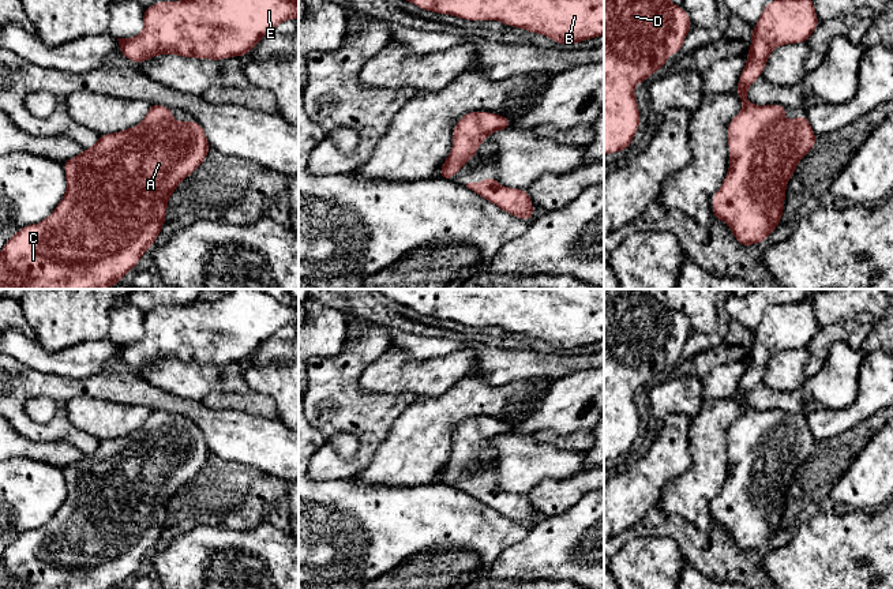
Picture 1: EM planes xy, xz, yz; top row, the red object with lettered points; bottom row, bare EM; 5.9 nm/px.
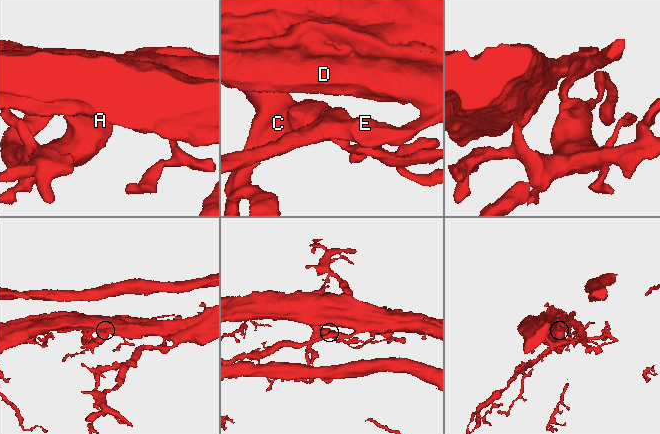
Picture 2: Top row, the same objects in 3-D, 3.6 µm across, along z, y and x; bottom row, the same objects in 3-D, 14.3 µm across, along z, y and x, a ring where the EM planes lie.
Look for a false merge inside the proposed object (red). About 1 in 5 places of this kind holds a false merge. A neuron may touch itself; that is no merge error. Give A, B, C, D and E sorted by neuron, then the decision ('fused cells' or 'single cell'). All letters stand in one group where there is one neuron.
A B C D E | single cell

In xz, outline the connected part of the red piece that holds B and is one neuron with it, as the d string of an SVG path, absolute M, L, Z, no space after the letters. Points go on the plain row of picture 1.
M379 289L390 300L421 315L465 326L499 326L507 331L545 341L563 352L604 341L604 289Z

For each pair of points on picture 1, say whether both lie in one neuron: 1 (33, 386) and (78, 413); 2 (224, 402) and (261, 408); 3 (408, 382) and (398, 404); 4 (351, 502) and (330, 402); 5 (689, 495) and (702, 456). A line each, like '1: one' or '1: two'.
1: two
2: one
3: two
4: two
5: one

